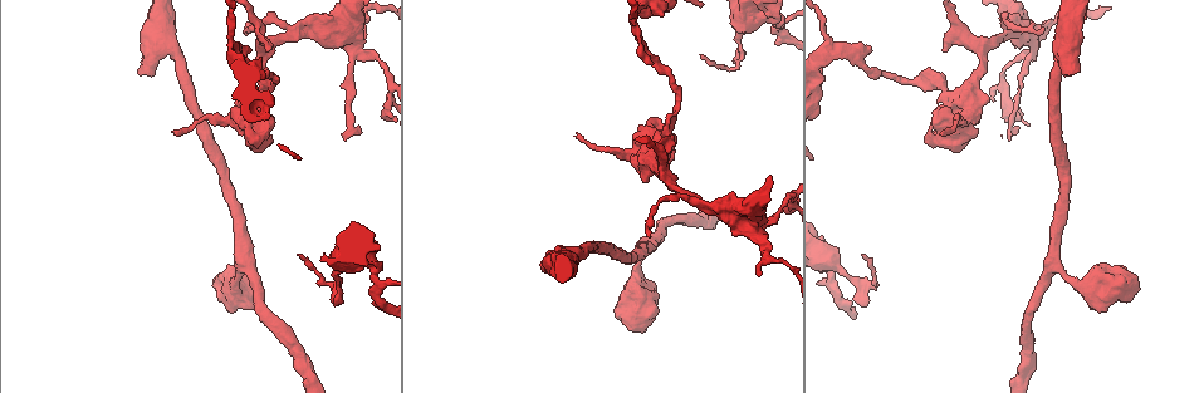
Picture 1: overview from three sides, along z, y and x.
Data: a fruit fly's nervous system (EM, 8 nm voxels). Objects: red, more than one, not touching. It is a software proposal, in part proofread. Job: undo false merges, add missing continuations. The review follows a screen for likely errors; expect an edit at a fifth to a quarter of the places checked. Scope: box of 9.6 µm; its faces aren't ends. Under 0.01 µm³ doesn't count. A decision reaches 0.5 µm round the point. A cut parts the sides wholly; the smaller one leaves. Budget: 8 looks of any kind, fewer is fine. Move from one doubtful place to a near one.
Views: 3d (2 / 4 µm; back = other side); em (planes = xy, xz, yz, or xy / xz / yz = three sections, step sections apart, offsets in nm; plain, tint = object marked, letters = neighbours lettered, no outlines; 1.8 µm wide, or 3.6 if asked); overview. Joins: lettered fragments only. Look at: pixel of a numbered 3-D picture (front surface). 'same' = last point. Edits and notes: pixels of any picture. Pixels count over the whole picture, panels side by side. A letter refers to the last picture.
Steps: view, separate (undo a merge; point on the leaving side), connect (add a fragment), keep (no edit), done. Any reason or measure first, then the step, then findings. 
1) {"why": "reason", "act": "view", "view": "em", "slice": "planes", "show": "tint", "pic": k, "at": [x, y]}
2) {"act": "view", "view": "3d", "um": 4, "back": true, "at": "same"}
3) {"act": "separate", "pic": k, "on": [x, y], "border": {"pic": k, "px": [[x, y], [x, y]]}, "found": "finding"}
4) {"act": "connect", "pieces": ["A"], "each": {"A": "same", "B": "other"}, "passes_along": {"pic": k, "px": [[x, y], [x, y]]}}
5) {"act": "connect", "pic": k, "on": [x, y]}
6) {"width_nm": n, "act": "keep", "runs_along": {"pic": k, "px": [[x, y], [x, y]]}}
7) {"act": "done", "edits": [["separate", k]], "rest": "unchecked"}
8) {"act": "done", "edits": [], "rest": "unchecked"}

{"why": "free end", "act": "view", "view": "em", "slice": "planes", "show": "plain", "pic": 1, "at": [346, 138]}

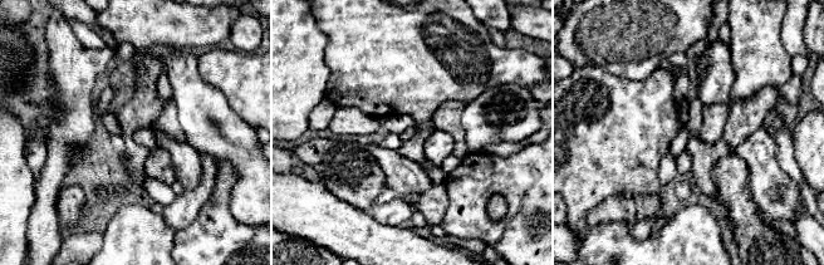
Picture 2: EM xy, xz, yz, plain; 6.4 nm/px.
{"why": "with the object marked", "act": "view", "view": "em", "slice": "planes", "show": "tint", "at": "same"}

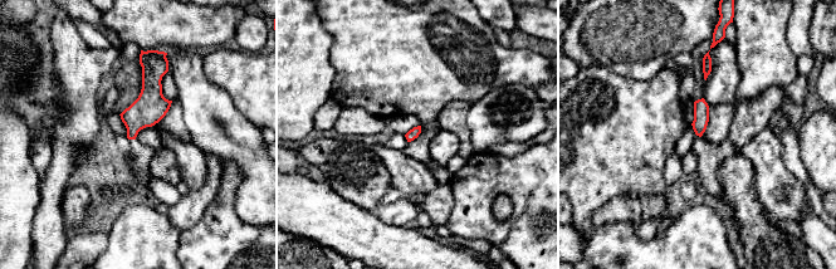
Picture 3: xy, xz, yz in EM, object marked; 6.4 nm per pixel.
{"act": "view", "view": "em", "slice": "planes", "show": "letters", "at": "same"}

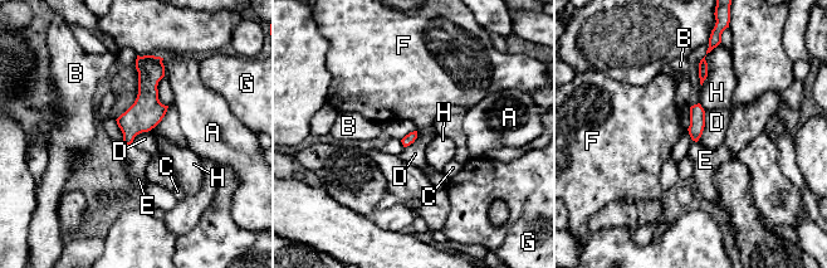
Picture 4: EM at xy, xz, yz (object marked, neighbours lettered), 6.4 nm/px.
{"longest_contact_nm": ["H", 240], "act": "connect", "pieces": ["E"], "each": {"A": "other", "B": "other", "C": "other", "D": "other", "E": "same", "F": "other", "G": "other", "H": "other"}, "passes_along": {"pic": 4, "px": [[147, 111], [128, 144], [137, 160]]}, "found": "the neuron continues"}

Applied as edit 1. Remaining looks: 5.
{"act": "view", "view": "overview"}

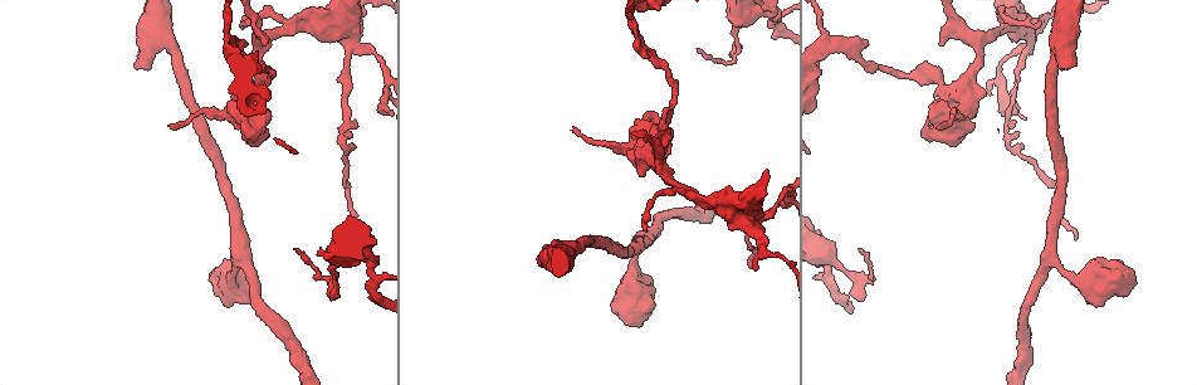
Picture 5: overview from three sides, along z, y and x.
{"why": "sharp bend", "act": "view", "view": "3d", "um": 4, "pic": 5, "at": [276, 17]}

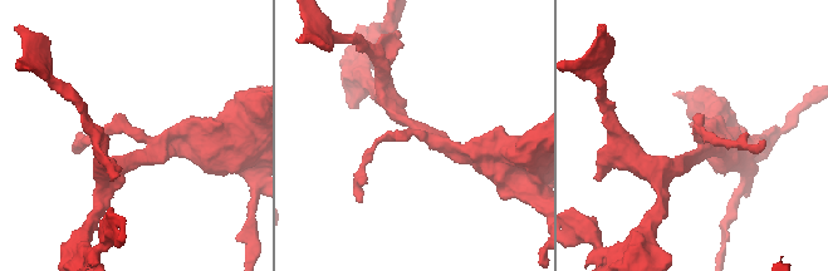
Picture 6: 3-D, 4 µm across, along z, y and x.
{"arms": 3, "act": "view", "view": "em", "slice": "planes", "show": "letters", "pic": 6, "at": [136, 133]}

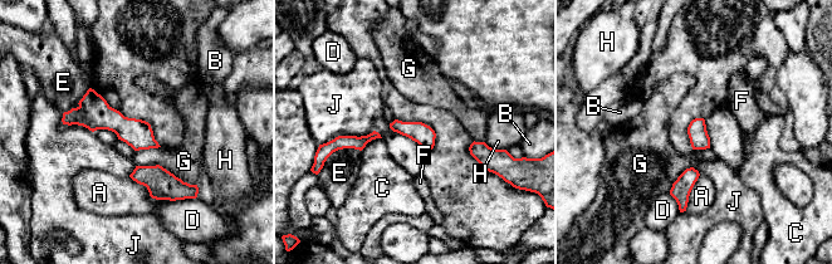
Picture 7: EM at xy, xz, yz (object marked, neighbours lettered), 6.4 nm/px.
{"act": "keep", "each": {"A": "other", "B": "other", "C": "other", "D": "other", "E": "other", "F": "other", "G": "other", "H": "other", "J": "other"}, "runs_along": {"pic": 7, "px": [[65, 116], [111, 118], [155, 145]]}, "found": "all the same neuron"}

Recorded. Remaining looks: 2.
{"why": "an open end", "act": "view", "view": "em", "slice": "planes", "show": "letters", "pic": 5, "at": [938, 128]}

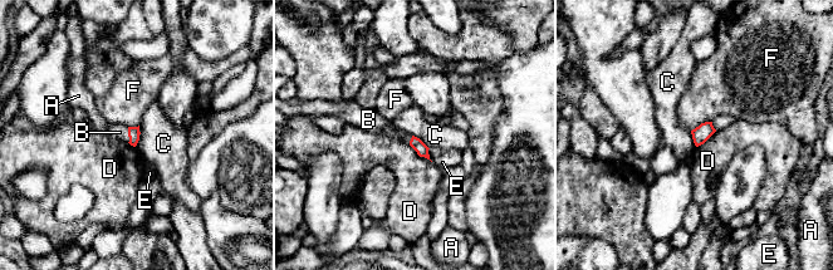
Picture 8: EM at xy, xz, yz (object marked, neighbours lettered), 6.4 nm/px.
{"act": "connect", "pieces": ["B"], "each": {"A": "other", "B": "same", "C": "other", "D": "other", "E": "other", "F": "other"}, "passes_along": {"pic": 8, "px": [[133, 132], [128, 134], [119, 132]]}, "found": "the neuron continues"}

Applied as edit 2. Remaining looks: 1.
{"act": "done", "edits": [["connect", 4], ["connect", 8]], "rest": "unchecked"}

